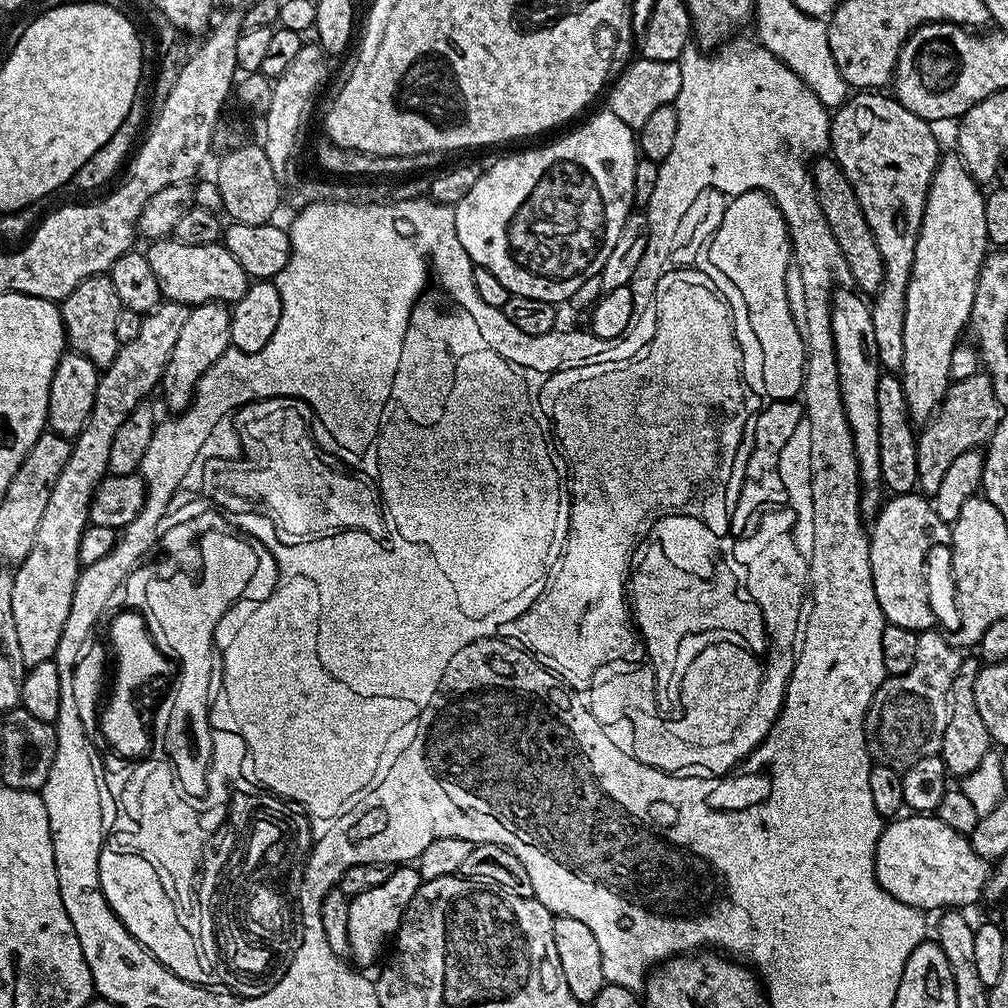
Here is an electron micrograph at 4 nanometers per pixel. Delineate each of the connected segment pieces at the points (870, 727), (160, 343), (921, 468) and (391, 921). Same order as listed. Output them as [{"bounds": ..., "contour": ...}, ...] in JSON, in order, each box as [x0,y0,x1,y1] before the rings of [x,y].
[{"bounds":[864,630,962,772],"contour":[[[929,630],[918,635],[918,658],[910,670],[901,676],[888,676],[880,689],[872,695],[868,715],[864,718],[864,733],[868,739],[868,753],[873,761],[882,766],[890,766],[895,772],[914,766],[922,758],[939,756],[942,746],[942,734],[946,734],[946,722],[950,722],[952,709],[952,679],[958,674],[962,659],[961,649],[948,643],[947,635],[942,631]]]},{"bounds":[10,302,190,666],"contour":[[[162,302],[153,312],[147,313],[142,322],[142,330],[138,330],[138,334],[132,341],[126,342],[120,346],[118,354],[114,358],[114,362],[108,368],[103,369],[100,373],[100,381],[98,382],[98,390],[94,394],[94,406],[90,409],[90,418],[86,418],[86,426],[82,426],[82,430],[72,440],[72,449],[70,450],[70,459],[66,461],[66,466],[62,466],[62,474],[58,474],[58,482],[54,482],[54,490],[50,493],[50,502],[46,505],[46,510],[42,513],[42,523],[38,525],[38,534],[34,537],[34,546],[30,546],[30,554],[26,554],[26,558],[15,569],[12,581],[14,582],[14,590],[10,596],[10,606],[14,609],[14,627],[18,633],[18,646],[22,649],[22,662],[25,666],[31,666],[38,662],[46,662],[53,659],[60,652],[60,639],[62,638],[62,630],[66,627],[66,618],[70,615],[70,602],[74,594],[74,586],[80,577],[81,562],[78,556],[78,546],[82,542],[82,534],[85,528],[89,527],[90,521],[88,518],[88,504],[92,501],[94,490],[102,483],[105,476],[109,475],[108,463],[110,462],[110,446],[114,443],[114,434],[118,434],[118,426],[122,426],[122,422],[126,422],[126,418],[130,418],[130,414],[136,409],[139,404],[145,403],[149,399],[148,395],[152,391],[161,387],[164,379],[164,371],[170,362],[170,354],[174,351],[174,342],[178,342],[178,333],[181,332],[190,311],[187,304],[174,304],[171,302]]]},{"bounds":[916,371,1002,498],"contour":[[[983,371],[976,372],[970,378],[949,383],[948,395],[936,409],[936,415],[919,429],[916,438],[918,450],[916,483],[919,491],[928,498],[935,496],[938,486],[942,486],[942,477],[946,475],[946,470],[950,470],[950,465],[958,459],[958,454],[966,454],[987,445],[992,439],[992,431],[998,426],[1001,415],[1002,405],[994,394],[992,378]]]},{"bounds":[348,866,421,970],"contour":[[[412,866],[397,867],[390,874],[390,878],[386,878],[386,882],[382,882],[382,886],[374,886],[374,890],[366,890],[366,894],[358,894],[351,897],[348,901],[350,906],[350,946],[348,947],[351,959],[356,959],[355,963],[361,969],[368,970],[368,967],[375,962],[380,956],[380,951],[384,948],[384,943],[391,941],[397,930],[400,929],[400,919],[404,917],[404,910],[410,906],[410,902],[414,898],[416,891],[420,889],[421,878],[419,871]]]}]

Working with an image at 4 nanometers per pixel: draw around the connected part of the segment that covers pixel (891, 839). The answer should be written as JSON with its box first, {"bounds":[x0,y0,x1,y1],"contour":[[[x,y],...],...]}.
{"bounds":[876,814,989,909],"contour":[[[935,814],[901,815],[883,825],[876,843],[876,881],[912,908],[967,909],[967,904],[983,897],[989,871],[989,861],[976,853],[971,839],[950,830]]]}

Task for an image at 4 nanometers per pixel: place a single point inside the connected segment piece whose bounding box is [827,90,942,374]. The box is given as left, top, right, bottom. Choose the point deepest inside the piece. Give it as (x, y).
(889, 156)

